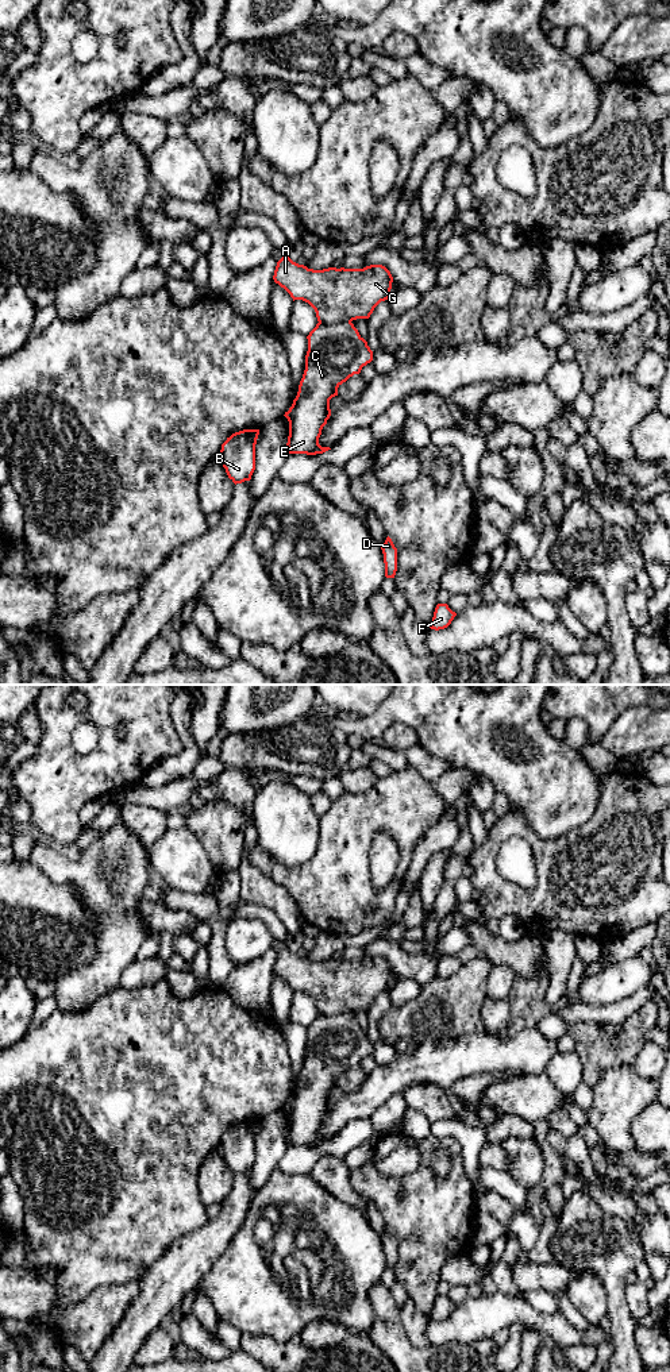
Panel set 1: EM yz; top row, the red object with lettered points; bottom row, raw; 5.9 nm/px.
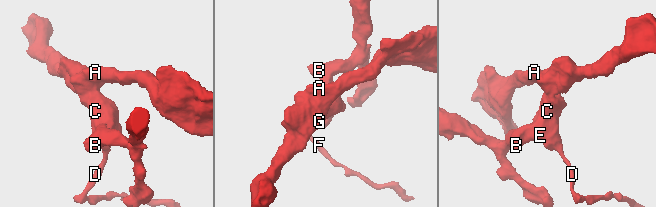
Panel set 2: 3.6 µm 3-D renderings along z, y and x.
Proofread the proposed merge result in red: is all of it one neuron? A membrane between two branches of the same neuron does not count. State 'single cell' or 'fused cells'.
fused cells

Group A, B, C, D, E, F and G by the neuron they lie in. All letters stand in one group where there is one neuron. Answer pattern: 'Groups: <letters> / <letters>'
Groups: A G / B C D E F

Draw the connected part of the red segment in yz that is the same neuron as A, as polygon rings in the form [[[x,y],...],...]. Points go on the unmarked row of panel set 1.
[[[286,945],[277,953],[273,971],[290,986],[293,993],[308,994],[315,1001],[317,1013],[324,1015],[369,1010],[374,999],[389,990],[393,974],[390,963],[382,956],[370,956],[363,960],[313,961],[293,953]]]

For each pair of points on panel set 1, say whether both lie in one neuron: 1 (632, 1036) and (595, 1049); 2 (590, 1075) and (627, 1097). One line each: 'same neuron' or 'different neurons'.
1: same neuron
2: different neurons

